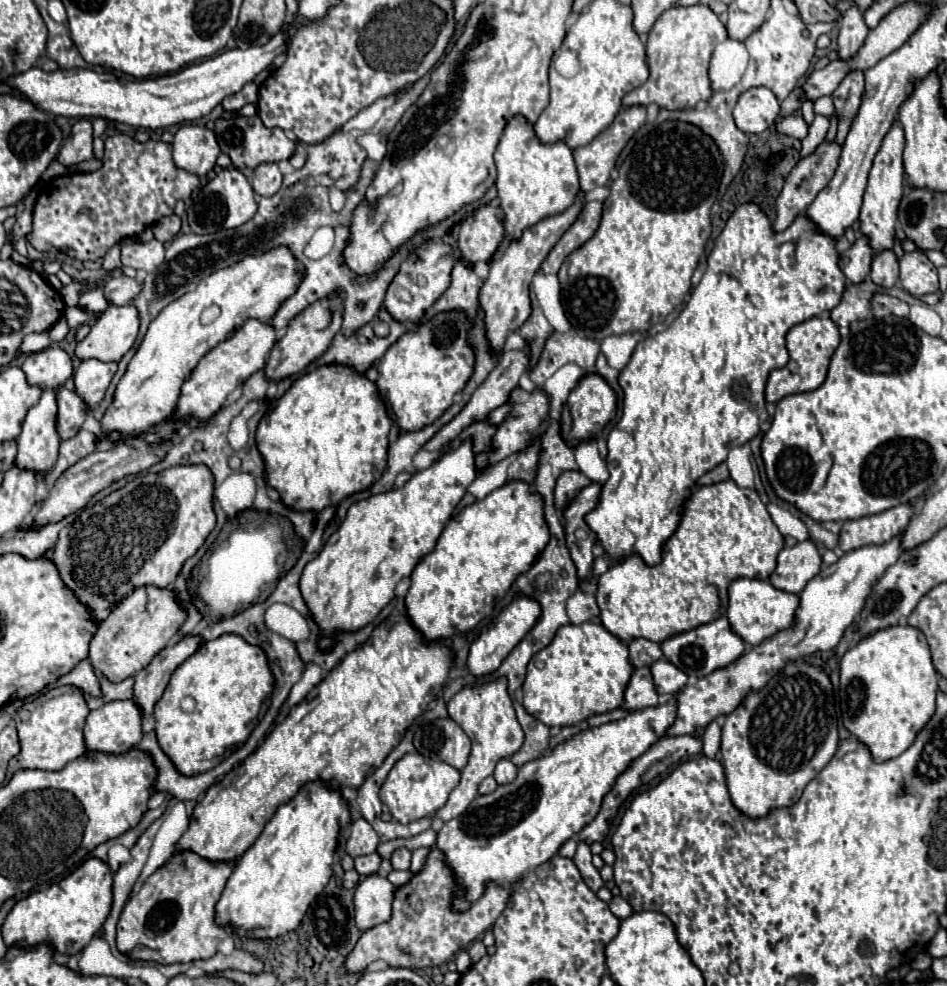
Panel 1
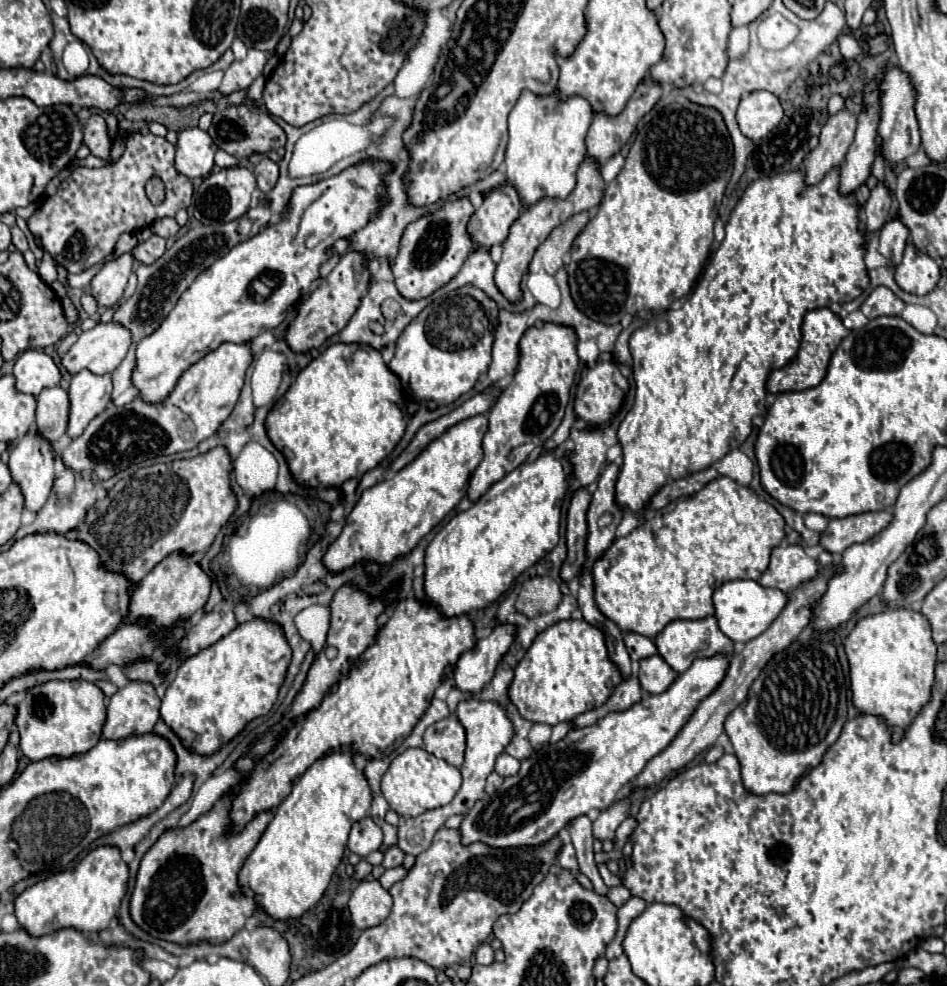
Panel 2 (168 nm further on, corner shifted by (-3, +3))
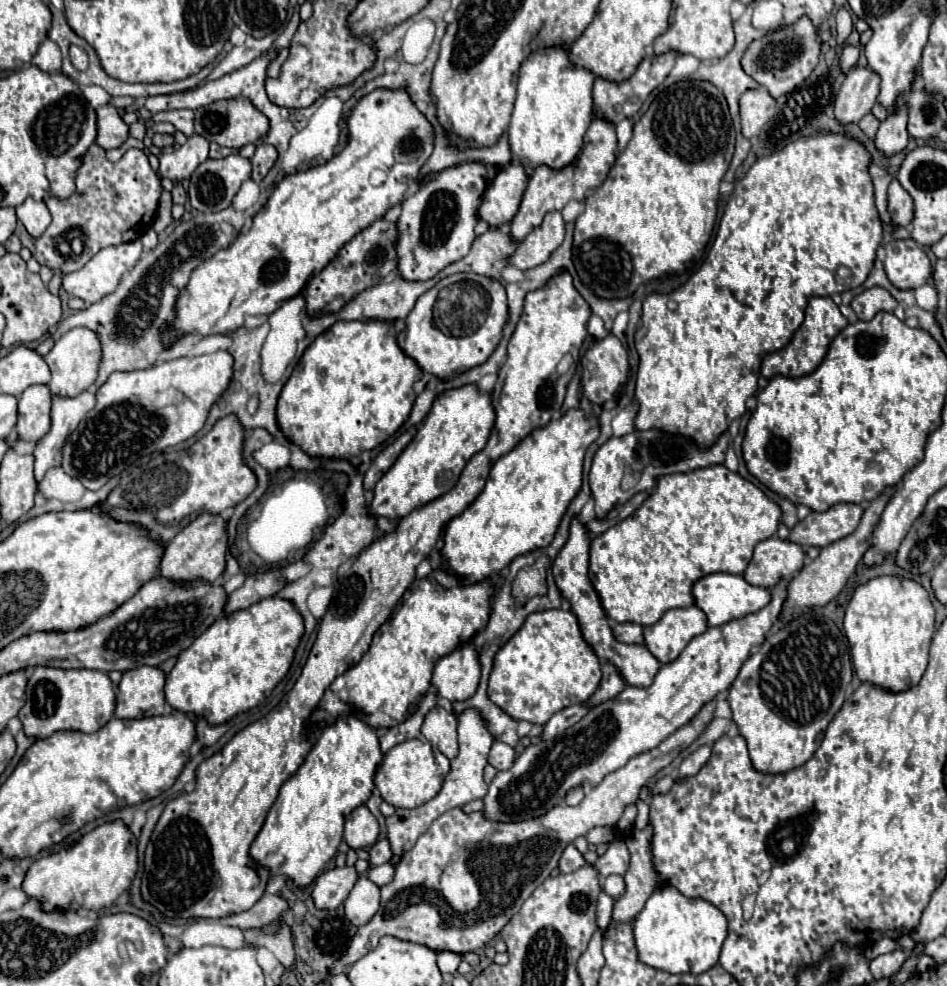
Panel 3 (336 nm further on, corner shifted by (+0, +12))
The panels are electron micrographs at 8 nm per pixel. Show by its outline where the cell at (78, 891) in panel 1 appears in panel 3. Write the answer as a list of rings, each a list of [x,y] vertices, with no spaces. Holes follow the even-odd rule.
[[[116,819],[82,835],[74,847],[36,859],[26,873],[22,889],[28,897],[40,899],[46,911],[68,909],[72,905],[100,911],[110,907],[130,887],[136,871],[138,855],[132,851],[132,831],[124,821]]]

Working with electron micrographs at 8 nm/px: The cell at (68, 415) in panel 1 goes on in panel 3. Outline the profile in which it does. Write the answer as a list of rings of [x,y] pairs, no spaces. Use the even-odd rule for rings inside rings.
[[[46,385],[28,387],[18,399],[16,437],[36,443],[50,429],[50,403],[52,395]]]

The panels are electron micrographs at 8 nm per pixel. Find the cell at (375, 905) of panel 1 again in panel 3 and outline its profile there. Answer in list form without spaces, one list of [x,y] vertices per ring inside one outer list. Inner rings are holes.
[[[360,875],[354,889],[344,901],[348,921],[356,927],[360,927],[362,923],[368,923],[378,911],[378,905],[380,905],[378,885],[374,885],[366,875]]]

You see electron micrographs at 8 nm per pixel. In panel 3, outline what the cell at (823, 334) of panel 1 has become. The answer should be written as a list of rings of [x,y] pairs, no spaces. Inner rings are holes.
[[[810,297],[808,307],[806,307],[806,319],[800,325],[800,329],[794,333],[792,341],[782,347],[780,351],[774,351],[762,359],[760,373],[770,379],[774,375],[784,375],[784,377],[802,377],[812,373],[824,359],[824,353],[828,351],[828,345],[832,339],[848,325],[846,317],[840,313],[838,305],[830,297]]]

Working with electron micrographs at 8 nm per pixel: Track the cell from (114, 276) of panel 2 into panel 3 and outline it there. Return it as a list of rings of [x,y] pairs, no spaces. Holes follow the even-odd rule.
[[[138,239],[136,241],[130,241],[130,243],[106,247],[98,255],[94,255],[80,271],[70,273],[70,275],[64,275],[62,287],[66,289],[66,293],[82,299],[88,305],[90,303],[96,303],[96,301],[100,301],[102,297],[106,297],[108,293],[112,293],[118,287],[120,277],[124,275],[124,271],[128,271],[140,259],[140,253],[142,253],[142,243]]]

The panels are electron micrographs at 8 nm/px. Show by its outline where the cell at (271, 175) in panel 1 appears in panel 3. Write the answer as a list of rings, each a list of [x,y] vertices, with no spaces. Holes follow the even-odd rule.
[[[260,143],[260,145],[256,147],[254,157],[250,159],[250,161],[252,161],[252,179],[254,179],[256,183],[260,183],[260,181],[268,175],[268,171],[270,171],[272,165],[276,163],[276,159],[278,159],[276,147],[274,147],[274,145],[268,145],[268,143]]]

